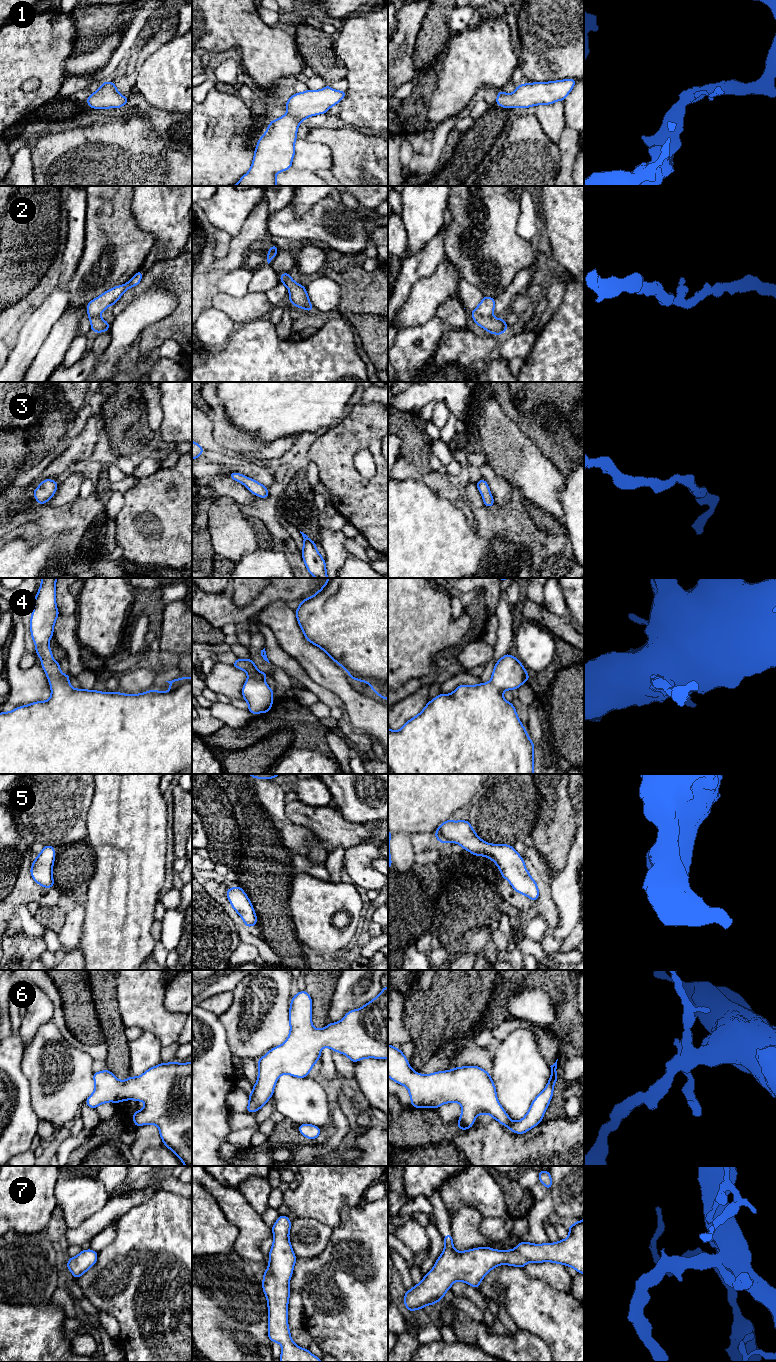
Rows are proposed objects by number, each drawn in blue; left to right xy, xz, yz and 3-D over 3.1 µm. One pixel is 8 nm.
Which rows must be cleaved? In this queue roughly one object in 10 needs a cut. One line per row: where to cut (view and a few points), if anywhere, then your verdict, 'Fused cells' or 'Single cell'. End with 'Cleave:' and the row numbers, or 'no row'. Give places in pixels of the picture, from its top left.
1: No split. Single cell
2: No split. Single cell
3: No split. Single cell
4: No split. Single cell
5: No split. Single cell
6: No split. Single cell
7: No split. Single cell
Cleave: no row

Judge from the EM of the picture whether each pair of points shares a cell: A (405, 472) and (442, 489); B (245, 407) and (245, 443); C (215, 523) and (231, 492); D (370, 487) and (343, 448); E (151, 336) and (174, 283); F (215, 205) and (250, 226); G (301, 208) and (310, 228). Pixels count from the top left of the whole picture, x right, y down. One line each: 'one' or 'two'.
A: one
B: two
C: two
D: one
E: one
F: two
G: two

